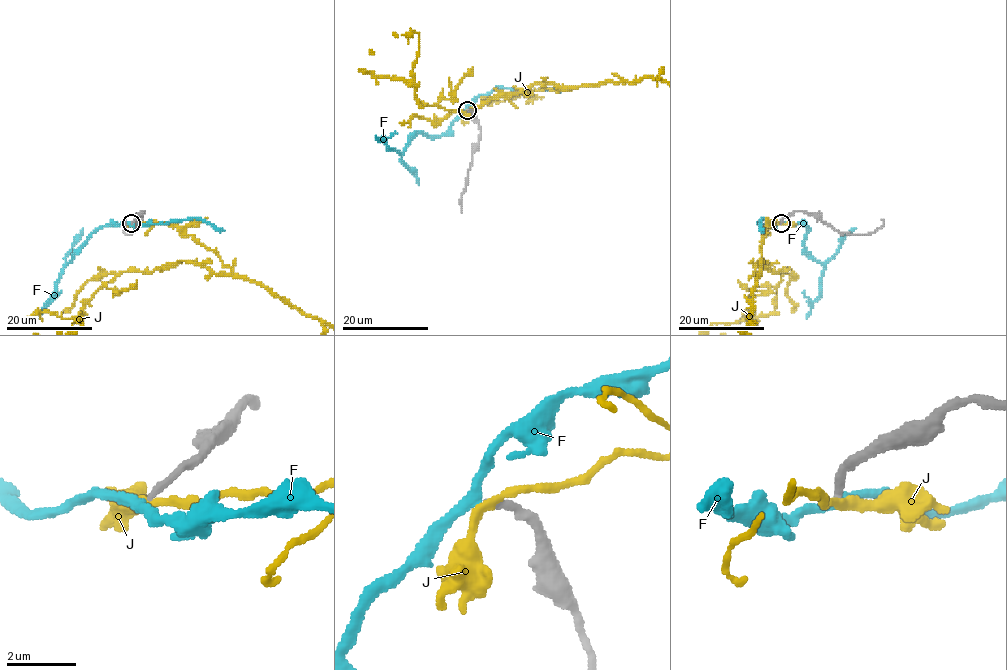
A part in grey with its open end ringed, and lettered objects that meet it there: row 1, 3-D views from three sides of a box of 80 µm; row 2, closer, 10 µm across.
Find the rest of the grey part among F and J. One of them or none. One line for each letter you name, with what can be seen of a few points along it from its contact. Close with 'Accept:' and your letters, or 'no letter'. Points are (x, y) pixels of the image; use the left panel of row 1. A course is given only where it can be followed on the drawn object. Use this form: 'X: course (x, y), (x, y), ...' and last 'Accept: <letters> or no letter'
F: course (130, 223), (110, 223), (98, 227), (66, 265), (54, 296), (45, 305), (40, 318)
Accept: F

